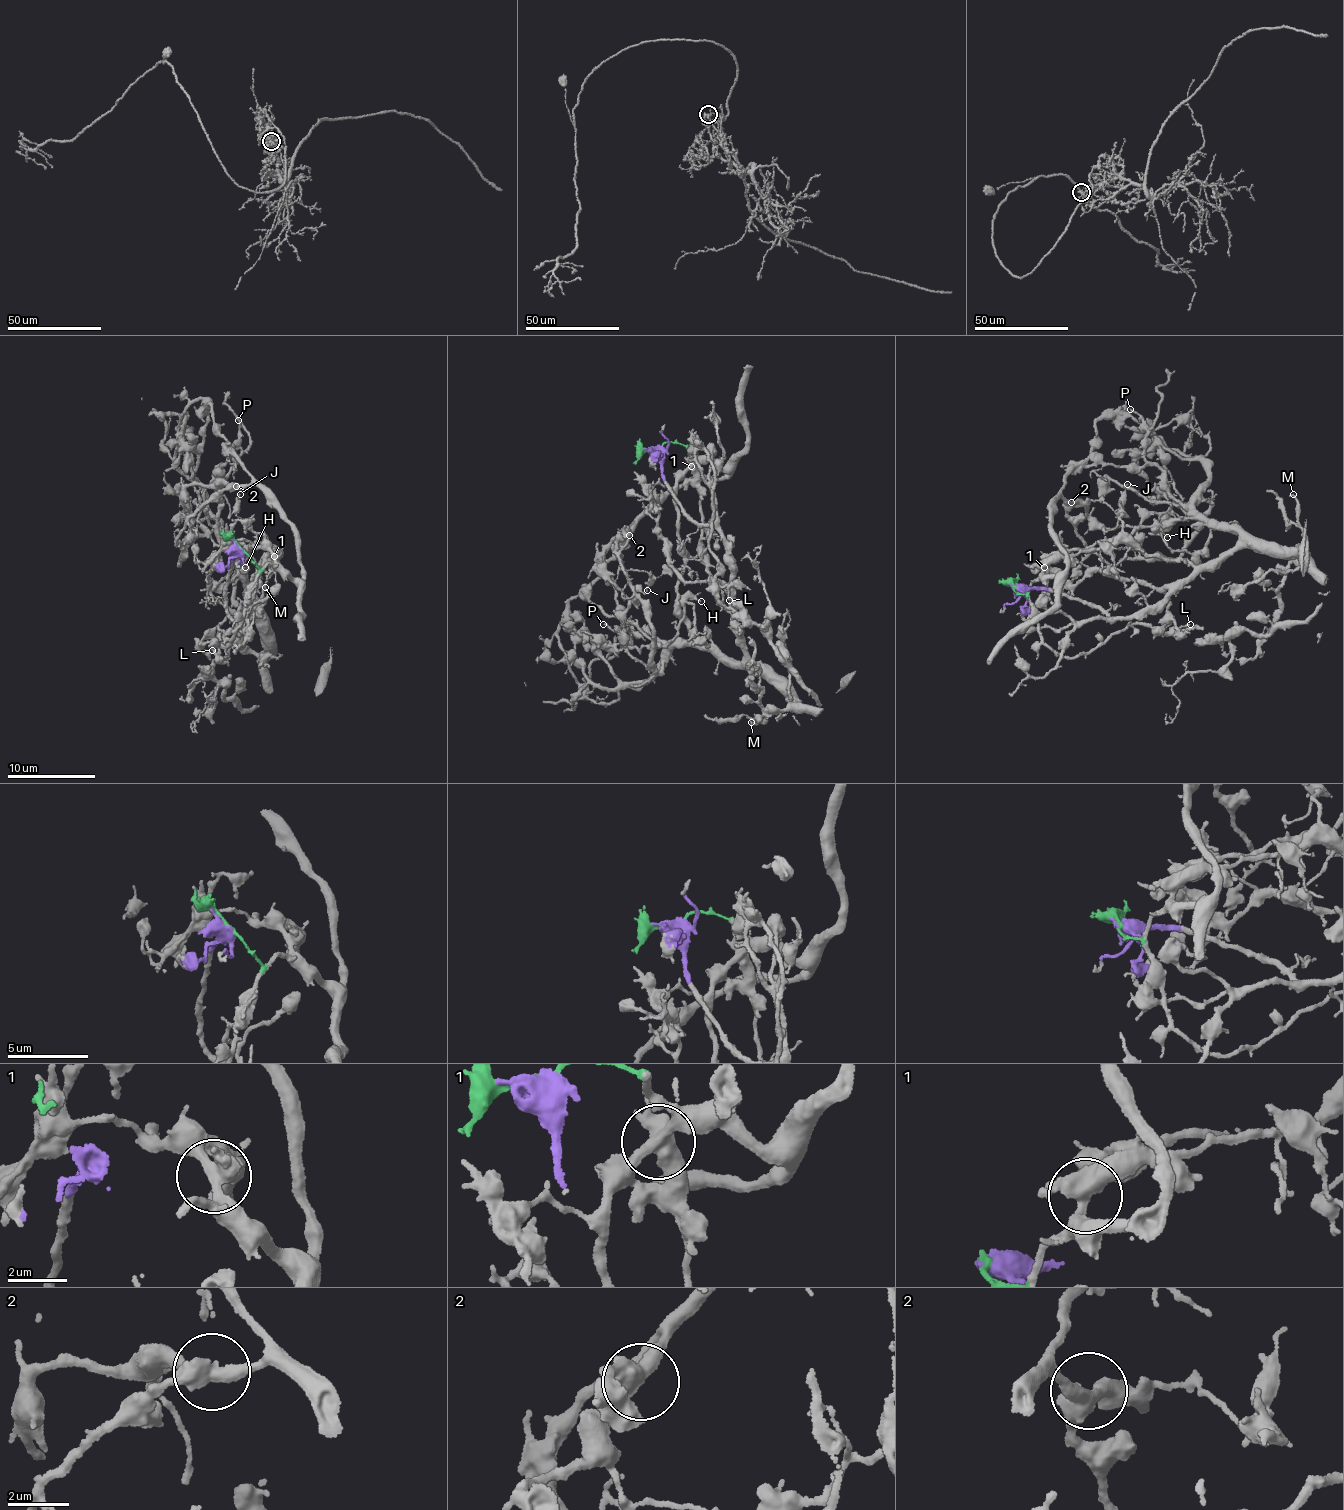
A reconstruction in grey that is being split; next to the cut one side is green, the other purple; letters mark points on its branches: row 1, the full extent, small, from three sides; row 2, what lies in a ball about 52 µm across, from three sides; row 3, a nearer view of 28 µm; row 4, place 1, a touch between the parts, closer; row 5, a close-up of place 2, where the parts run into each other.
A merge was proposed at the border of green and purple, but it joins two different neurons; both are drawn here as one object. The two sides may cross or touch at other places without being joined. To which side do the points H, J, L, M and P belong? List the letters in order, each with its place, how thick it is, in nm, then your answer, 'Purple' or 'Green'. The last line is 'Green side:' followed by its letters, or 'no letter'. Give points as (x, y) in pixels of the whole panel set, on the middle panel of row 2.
H: Place: (701, 601). Thickness 110 nm. Green
J: Place: (647, 590). Thickness 100 nm. Green
L: Place: (729, 600). Thickness 140 nm. Purple
M: Place: (751, 722). Thickness 190 nm. Purple
P: Place: (603, 624). Thickness 180 nm. Purple
Green side: H, J

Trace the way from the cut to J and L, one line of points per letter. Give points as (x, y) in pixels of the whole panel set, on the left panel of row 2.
J: (238, 546), (260, 568), (304, 577), (300, 539), (269, 493), (251, 483), (218, 488), (231, 514), (240, 495)
L: (238, 546), (228, 566), (223, 591), (237, 629), (243, 624), (232, 615), (215, 629), (212, 651)

